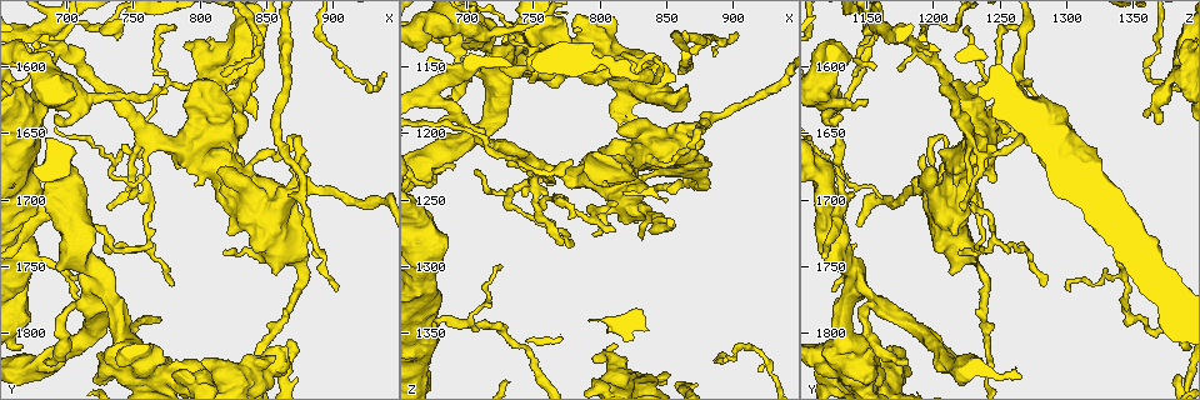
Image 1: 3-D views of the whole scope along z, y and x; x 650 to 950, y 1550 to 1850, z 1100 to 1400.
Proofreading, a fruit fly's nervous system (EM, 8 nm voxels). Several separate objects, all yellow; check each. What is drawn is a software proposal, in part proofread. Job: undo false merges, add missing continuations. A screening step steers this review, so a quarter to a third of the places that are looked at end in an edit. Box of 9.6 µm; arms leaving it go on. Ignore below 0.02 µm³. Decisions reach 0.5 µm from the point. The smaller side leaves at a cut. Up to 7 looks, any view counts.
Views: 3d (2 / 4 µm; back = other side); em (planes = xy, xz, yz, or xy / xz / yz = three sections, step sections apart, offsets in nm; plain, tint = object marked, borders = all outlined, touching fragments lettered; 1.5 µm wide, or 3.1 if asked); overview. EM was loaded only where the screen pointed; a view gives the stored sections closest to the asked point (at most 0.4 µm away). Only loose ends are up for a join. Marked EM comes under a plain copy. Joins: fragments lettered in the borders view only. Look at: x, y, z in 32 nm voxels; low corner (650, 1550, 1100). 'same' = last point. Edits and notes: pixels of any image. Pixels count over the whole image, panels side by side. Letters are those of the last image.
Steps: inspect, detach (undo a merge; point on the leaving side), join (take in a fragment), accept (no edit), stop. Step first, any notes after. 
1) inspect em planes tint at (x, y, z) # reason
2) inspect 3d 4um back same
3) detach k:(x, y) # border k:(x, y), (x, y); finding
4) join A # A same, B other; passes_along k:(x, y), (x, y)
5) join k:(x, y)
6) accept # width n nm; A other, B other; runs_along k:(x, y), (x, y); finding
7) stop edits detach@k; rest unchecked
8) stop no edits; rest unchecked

inspect em yz step 4 tint at (794, 1640, 1368) # an open end

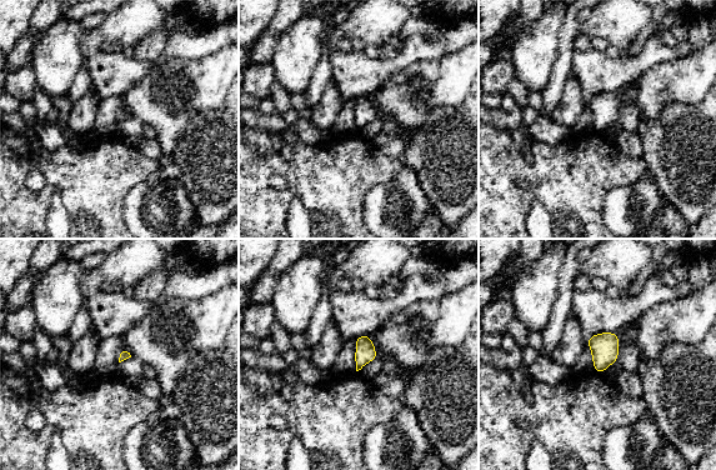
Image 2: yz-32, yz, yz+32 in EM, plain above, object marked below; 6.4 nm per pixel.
inspect em planes borders same # cut it another way

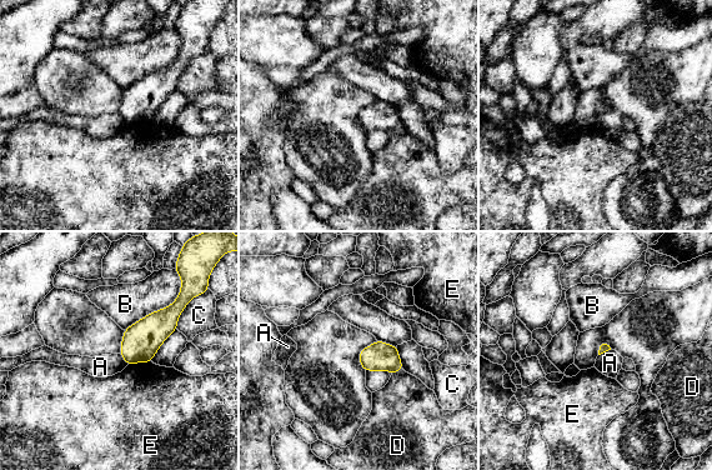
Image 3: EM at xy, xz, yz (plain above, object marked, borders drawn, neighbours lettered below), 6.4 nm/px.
accept # A other, B other, C other, D other, E other; border 3:(119, 354), (128, 364); no lettered fragment goes on from it

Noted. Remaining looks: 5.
inspect em yz step 8 borders at (730, 1704, 1224) # free end

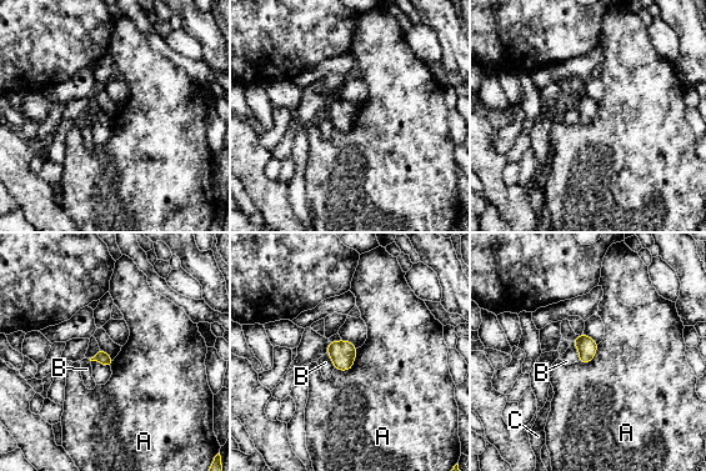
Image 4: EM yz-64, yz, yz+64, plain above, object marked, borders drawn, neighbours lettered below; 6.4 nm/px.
inspect em planes borders same # another direction

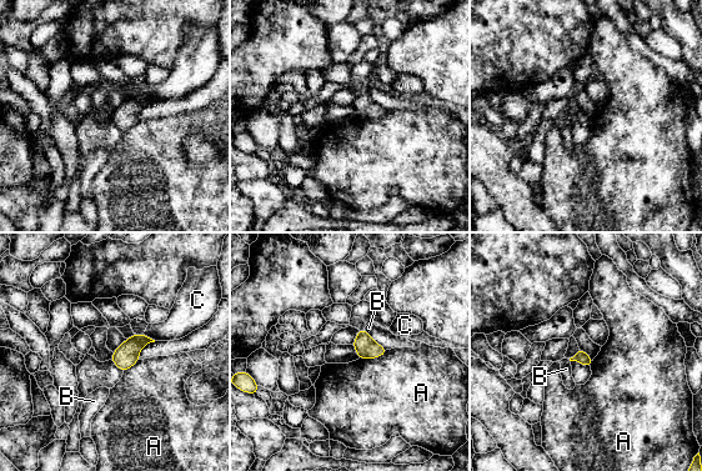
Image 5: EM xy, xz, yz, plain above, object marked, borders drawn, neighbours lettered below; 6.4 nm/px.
accept # width 90 nm; longest_contact A 200 nm; A other, B other, C other; none of them fits

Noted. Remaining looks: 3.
inspect em xz step 4 tint at (676, 1576, 1176) # three arms meet

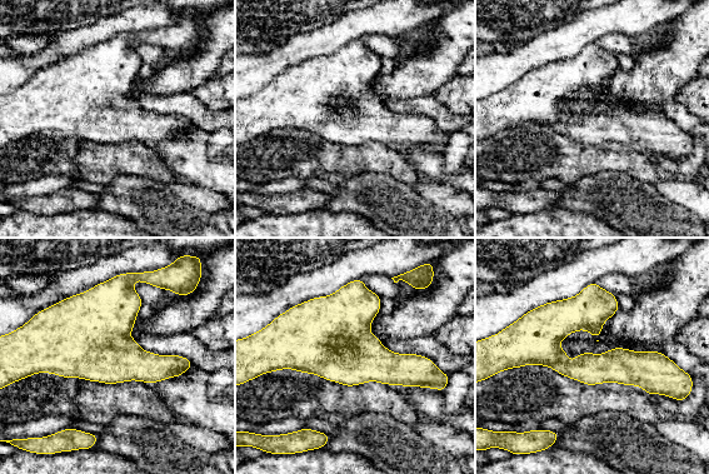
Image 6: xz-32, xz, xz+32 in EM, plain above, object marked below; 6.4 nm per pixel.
inspect em planes borders same

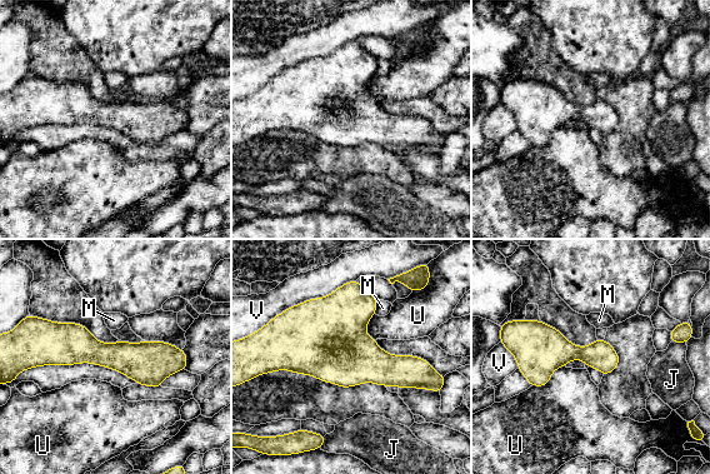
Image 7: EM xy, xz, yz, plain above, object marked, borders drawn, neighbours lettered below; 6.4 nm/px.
accept # width 180 nm; J other, M other, U other, V other; runs_along 7:(36, 353), (184, 362); all the same neuron

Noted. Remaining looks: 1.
stop no edits; rest unchecked

